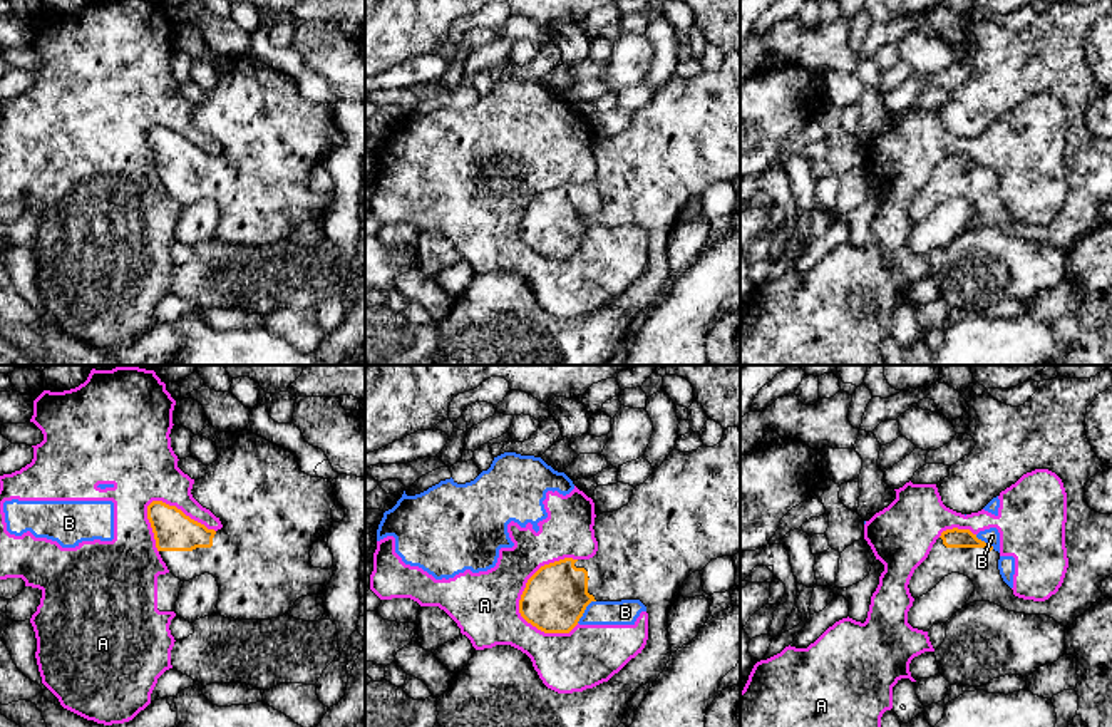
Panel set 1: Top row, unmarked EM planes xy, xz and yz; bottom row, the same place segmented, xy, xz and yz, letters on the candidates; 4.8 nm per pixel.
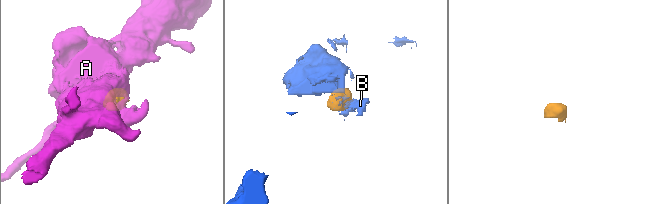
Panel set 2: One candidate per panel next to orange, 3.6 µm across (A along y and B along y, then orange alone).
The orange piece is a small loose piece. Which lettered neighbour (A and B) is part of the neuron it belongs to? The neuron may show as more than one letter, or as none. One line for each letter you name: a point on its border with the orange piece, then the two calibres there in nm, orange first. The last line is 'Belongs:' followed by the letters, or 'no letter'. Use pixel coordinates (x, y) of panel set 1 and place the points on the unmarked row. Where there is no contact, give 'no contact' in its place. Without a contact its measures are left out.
Belongs: no letter

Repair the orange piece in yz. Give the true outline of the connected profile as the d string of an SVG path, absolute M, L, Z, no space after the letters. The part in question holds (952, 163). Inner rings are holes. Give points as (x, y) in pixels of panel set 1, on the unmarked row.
M1058 0L1040 7L1037 17L1020 32L1001 28L985 15L968 27L970 50L965 59L975 64L975 74L950 90L950 101L936 109L946 132L971 139L981 136L1023 99L1035 94L1055 97L1067 117L1065 173L1068 193L1058 216L1045 226L1015 221L1000 199L1000 178L991 169L978 164L970 154L953 152L941 157L928 183L914 194L908 209L914 224L931 216L945 201L960 198L975 209L966 229L990 226L1015 238L1047 240L1067 253L1102 221L1102 206L1112 199L1112 139L1092 136L1085 124L1089 104L1104 90L1087 64L1085 39L1097 20L1109 12L1112 12L1112 0L1090 3Z

